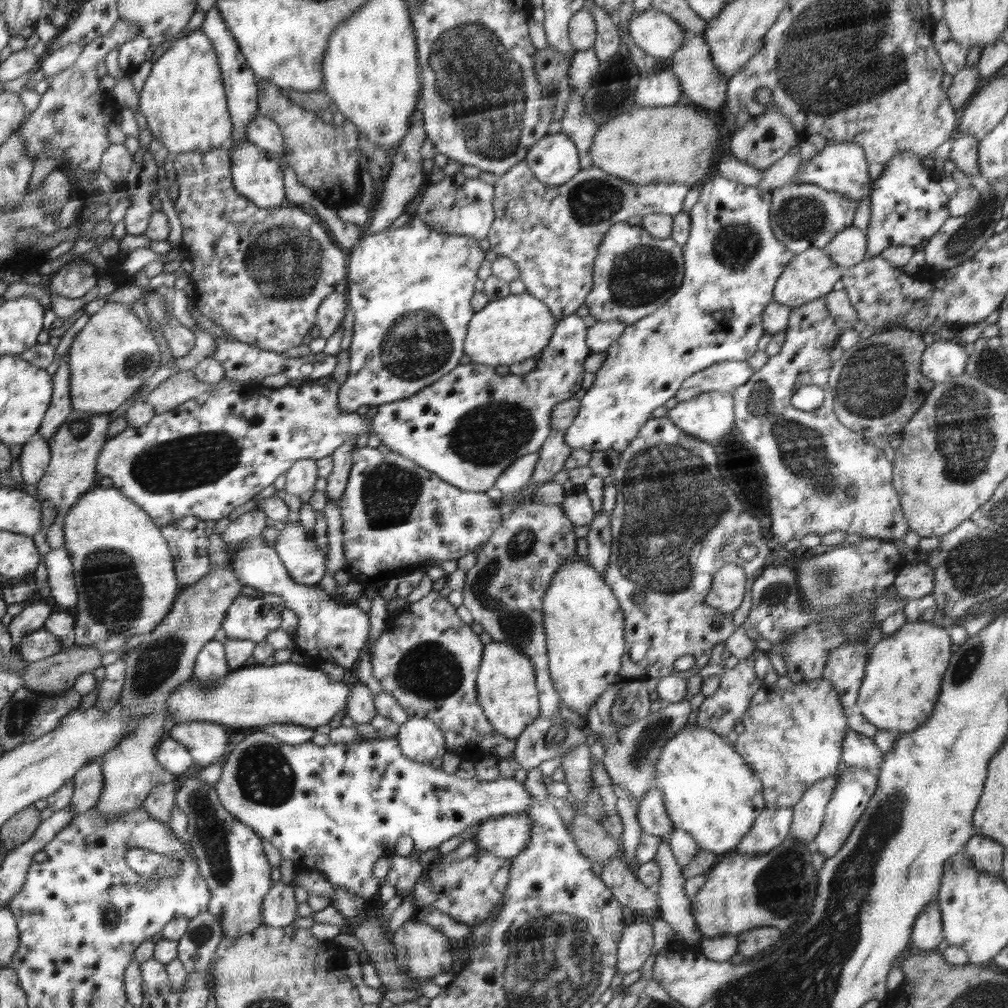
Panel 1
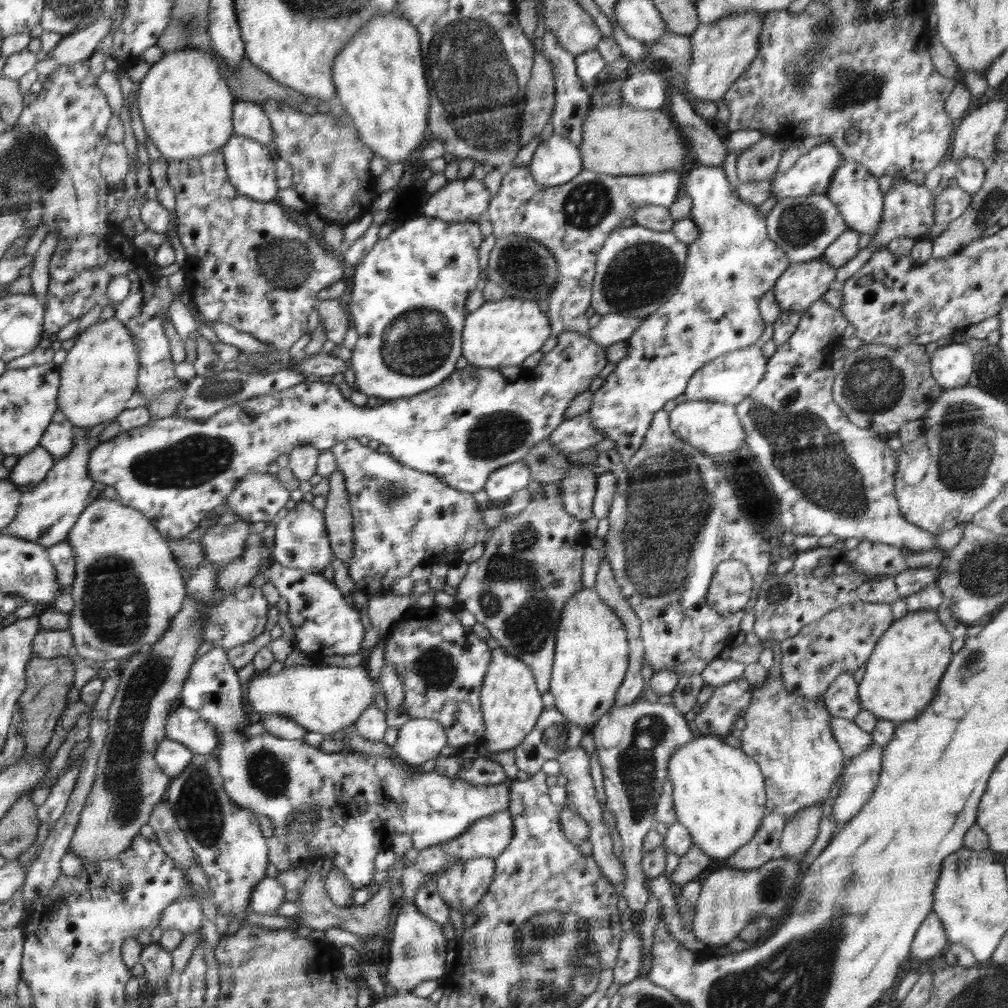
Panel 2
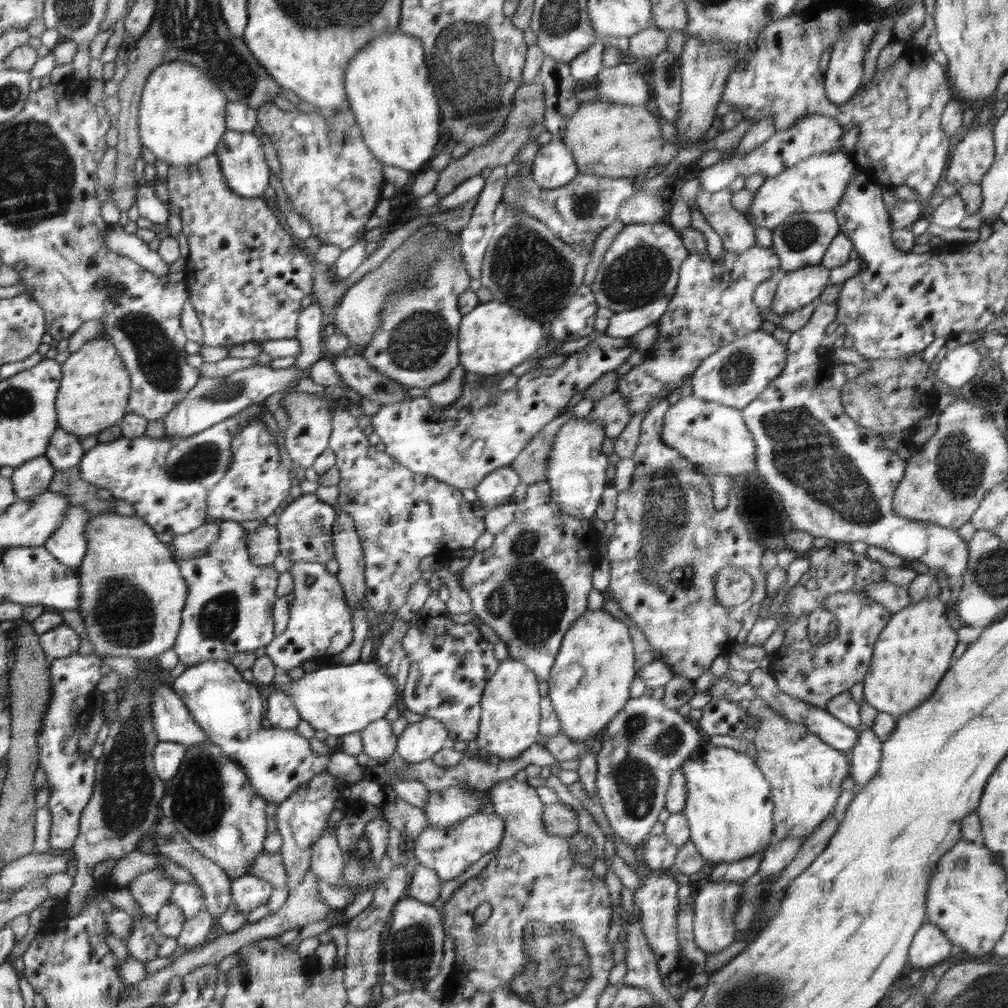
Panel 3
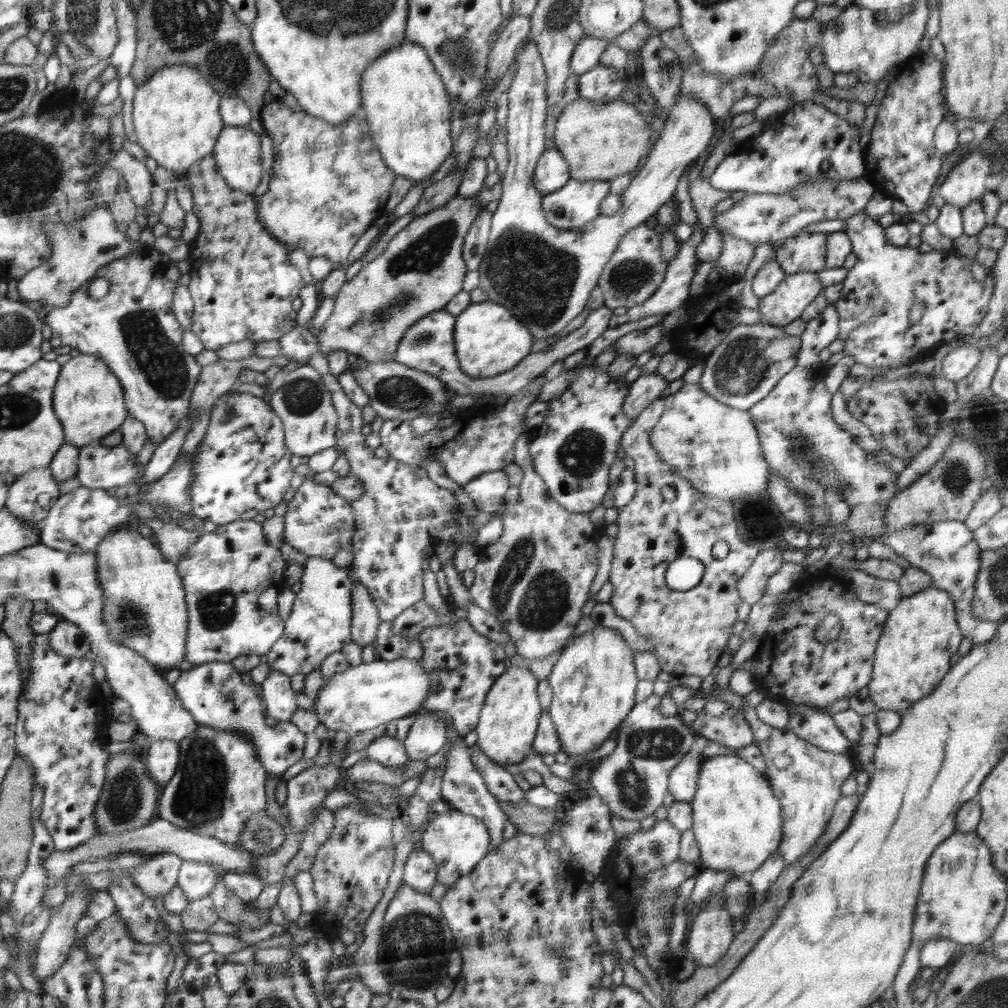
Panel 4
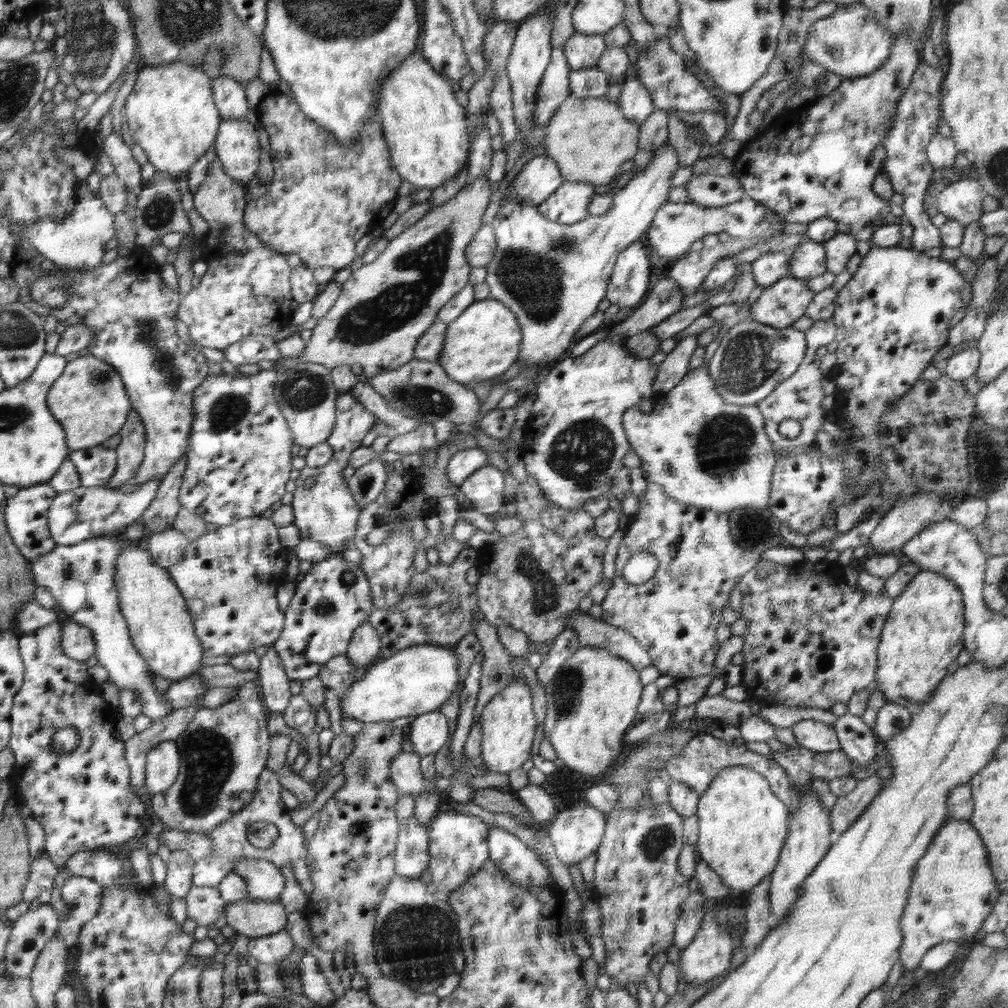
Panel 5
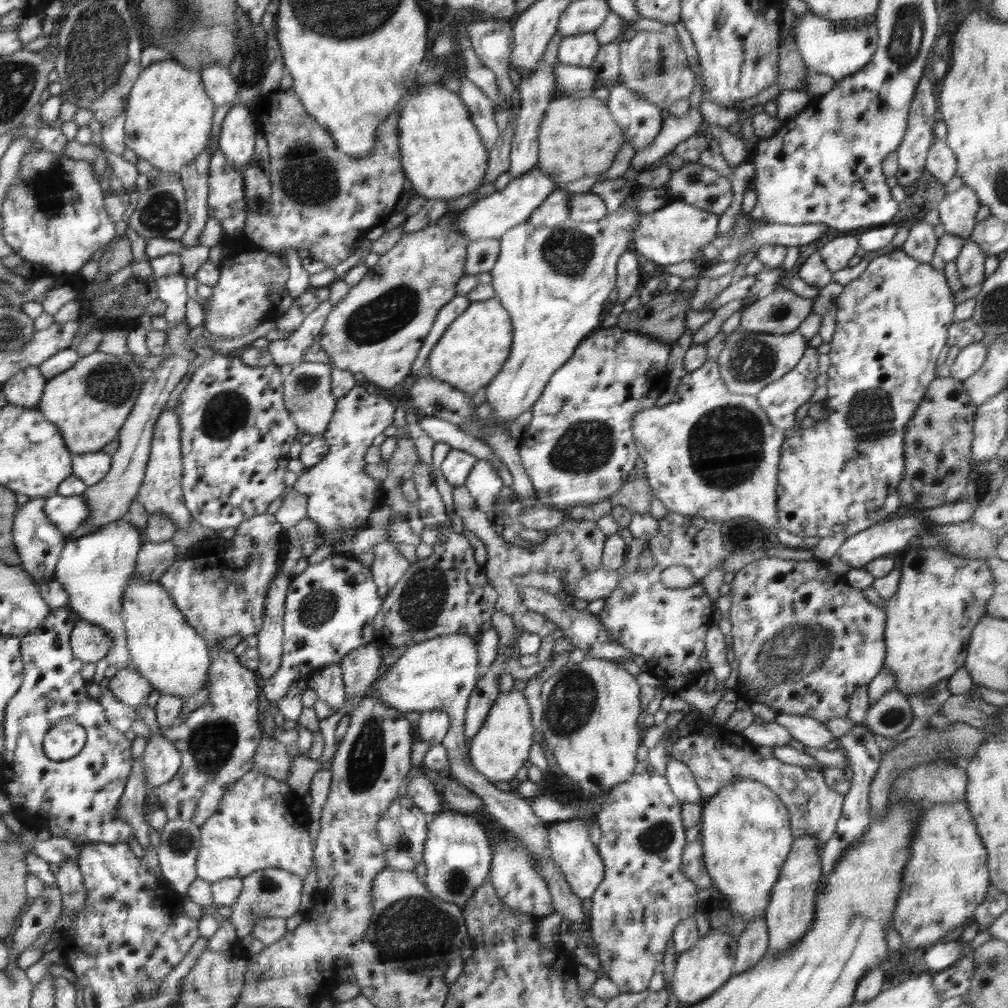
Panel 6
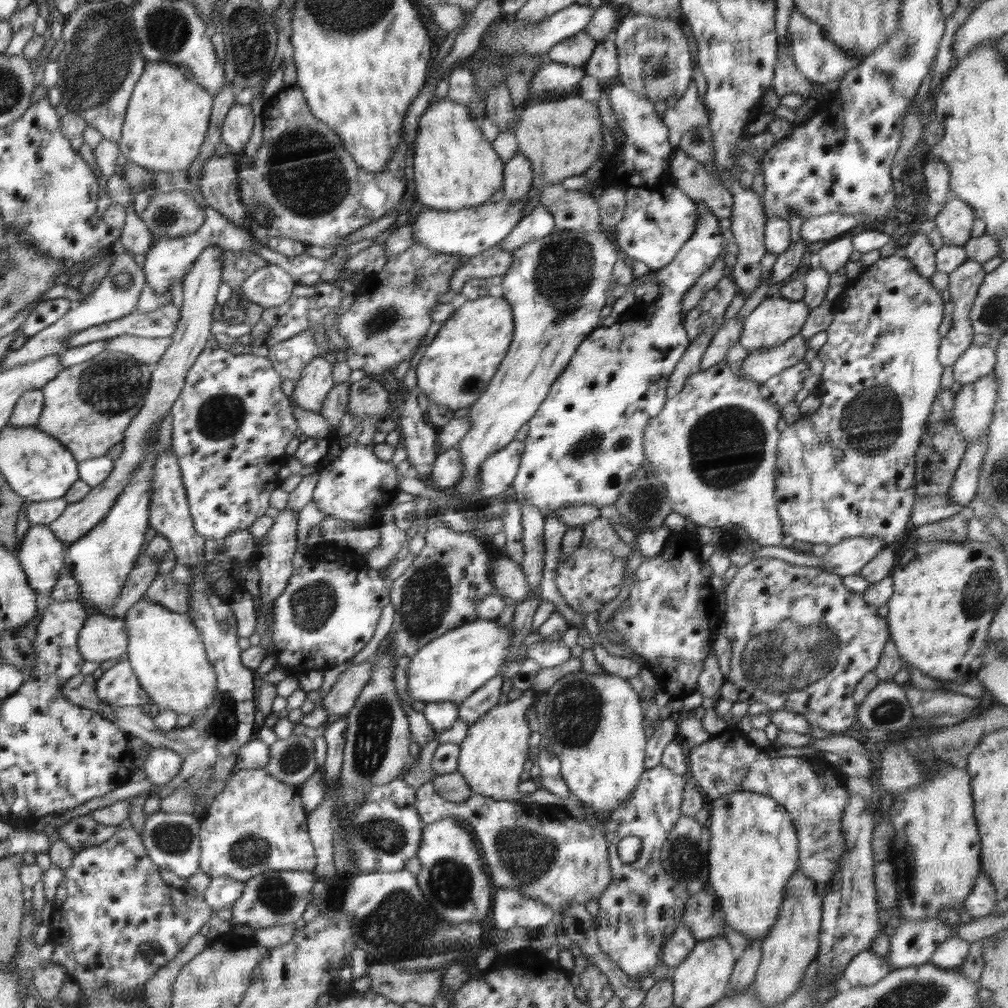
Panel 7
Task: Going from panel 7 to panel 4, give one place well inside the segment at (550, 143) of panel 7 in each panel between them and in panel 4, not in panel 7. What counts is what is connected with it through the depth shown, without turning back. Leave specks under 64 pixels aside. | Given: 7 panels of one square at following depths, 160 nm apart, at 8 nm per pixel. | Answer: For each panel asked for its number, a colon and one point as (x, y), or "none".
4: (614, 141)
5: (589, 139)
6: (578, 138)

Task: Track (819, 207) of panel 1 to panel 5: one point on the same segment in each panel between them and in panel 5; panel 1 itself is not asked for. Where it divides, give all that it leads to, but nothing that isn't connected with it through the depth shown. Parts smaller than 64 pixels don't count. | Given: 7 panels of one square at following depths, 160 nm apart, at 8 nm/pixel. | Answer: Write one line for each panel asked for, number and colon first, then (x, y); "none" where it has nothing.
2: (803, 228)
3: (802, 239)
4: (801, 251)
5: (808, 259)

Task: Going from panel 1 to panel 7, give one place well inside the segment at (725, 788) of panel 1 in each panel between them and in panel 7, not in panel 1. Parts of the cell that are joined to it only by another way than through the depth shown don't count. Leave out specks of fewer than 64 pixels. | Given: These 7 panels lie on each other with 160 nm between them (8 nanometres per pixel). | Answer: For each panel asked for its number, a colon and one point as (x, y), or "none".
2: (718, 792)
3: (729, 813)
4: (737, 822)
5: (742, 824)
6: (746, 835)
7: (753, 847)

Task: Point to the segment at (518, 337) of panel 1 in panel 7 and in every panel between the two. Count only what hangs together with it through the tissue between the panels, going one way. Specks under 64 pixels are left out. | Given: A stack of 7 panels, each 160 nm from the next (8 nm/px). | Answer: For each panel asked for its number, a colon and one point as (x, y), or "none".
2: (505, 332)
3: (492, 339)
4: (488, 340)
5: (484, 341)
6: (474, 348)
7: (457, 366)

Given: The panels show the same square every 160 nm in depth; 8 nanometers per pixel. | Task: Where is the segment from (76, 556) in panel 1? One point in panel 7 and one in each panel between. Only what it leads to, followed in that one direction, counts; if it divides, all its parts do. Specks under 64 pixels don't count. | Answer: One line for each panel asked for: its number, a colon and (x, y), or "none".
2: (127, 589)
3: (133, 596)
4: (145, 610)
5: (162, 630)
6: (167, 652)
7: (166, 653)

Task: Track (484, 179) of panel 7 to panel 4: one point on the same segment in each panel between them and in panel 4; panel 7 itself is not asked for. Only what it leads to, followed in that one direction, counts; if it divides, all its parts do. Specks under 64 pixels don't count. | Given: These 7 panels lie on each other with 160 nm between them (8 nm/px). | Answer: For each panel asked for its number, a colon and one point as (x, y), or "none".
4: (403, 96)
5: (427, 128)
6: (444, 157)

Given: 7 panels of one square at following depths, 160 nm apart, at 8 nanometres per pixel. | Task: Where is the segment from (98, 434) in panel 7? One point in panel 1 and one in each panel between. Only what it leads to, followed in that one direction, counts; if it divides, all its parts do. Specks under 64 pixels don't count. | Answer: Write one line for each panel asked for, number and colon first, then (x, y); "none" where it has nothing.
1: (114, 354)
2: (100, 374)
3: (96, 385)
4: (89, 399)
5: (90, 400)
6: (89, 403)

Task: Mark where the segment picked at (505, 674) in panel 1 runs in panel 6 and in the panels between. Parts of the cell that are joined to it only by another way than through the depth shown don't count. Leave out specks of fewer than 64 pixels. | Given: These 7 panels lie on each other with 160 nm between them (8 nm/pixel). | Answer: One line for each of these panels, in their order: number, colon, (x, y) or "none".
2: (511, 704)
3: (510, 706)
4: (508, 722)
5: (508, 723)
6: (501, 747)

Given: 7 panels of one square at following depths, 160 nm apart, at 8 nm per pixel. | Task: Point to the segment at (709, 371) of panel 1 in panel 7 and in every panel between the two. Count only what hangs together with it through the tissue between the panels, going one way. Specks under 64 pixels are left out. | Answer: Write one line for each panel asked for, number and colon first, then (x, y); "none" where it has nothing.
2: (729, 378)
3: (735, 374)
4: (743, 369)
5: (752, 358)
6: (749, 361)
7: (759, 365)

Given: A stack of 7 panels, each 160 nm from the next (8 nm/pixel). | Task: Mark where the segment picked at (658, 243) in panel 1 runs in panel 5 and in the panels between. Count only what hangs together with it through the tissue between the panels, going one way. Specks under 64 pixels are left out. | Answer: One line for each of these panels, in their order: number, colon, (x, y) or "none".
2: (637, 270)
3: (642, 264)
4: (635, 270)
5: (628, 284)

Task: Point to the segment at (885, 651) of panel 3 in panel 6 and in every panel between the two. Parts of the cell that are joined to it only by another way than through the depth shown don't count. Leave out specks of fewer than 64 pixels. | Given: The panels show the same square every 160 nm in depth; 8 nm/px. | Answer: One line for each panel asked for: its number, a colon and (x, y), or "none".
4: (920, 636)
5: (923, 635)
6: (941, 596)

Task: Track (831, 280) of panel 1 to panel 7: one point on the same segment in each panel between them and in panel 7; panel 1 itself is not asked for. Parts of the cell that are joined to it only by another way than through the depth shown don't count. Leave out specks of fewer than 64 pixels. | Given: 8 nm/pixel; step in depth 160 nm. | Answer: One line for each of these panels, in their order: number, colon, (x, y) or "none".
2: (800, 285)
3: (795, 289)
4: (785, 303)
5: (782, 303)
6: (781, 312)
7: (772, 322)

